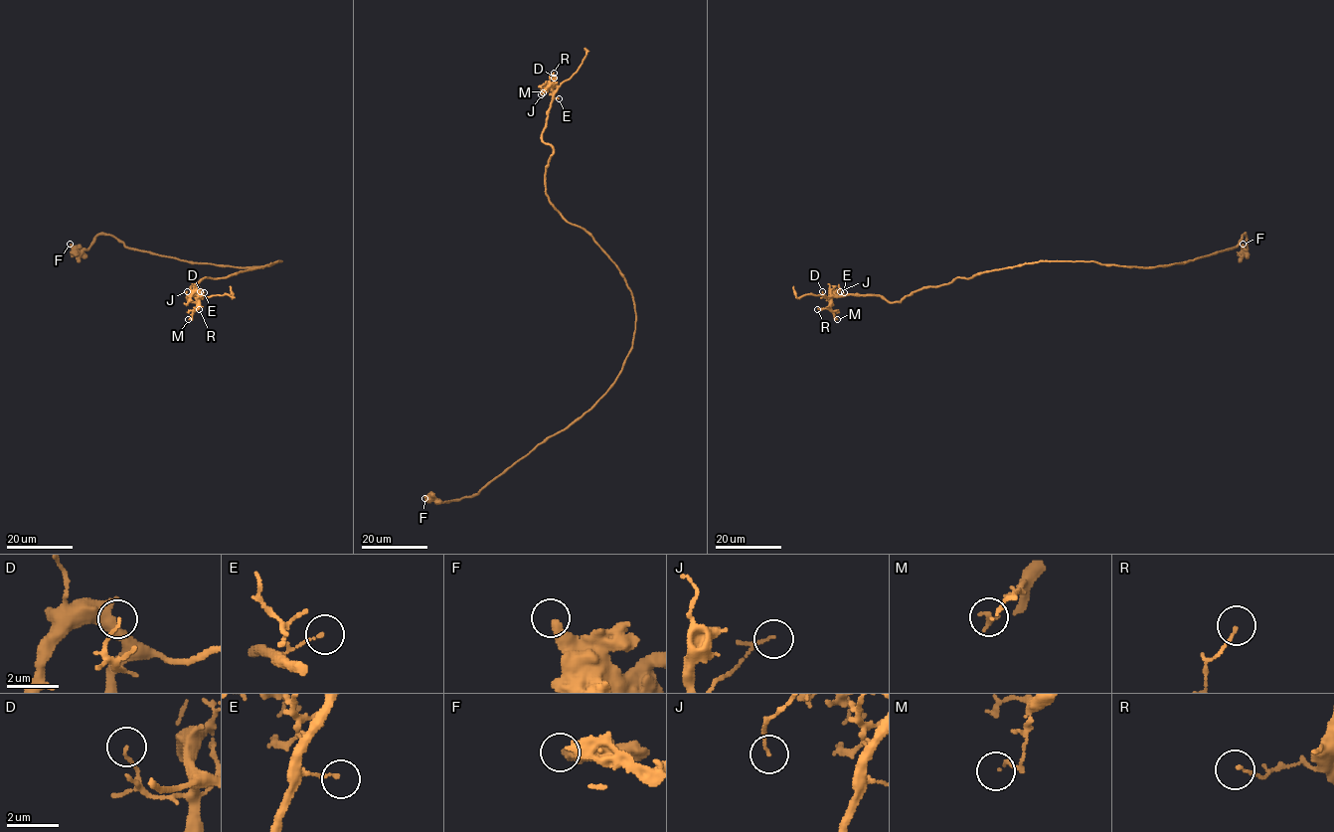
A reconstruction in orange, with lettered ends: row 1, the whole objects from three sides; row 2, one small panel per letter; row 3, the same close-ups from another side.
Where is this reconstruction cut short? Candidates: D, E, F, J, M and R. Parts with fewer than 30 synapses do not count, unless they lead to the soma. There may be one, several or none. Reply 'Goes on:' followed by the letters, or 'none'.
Goes on: none

